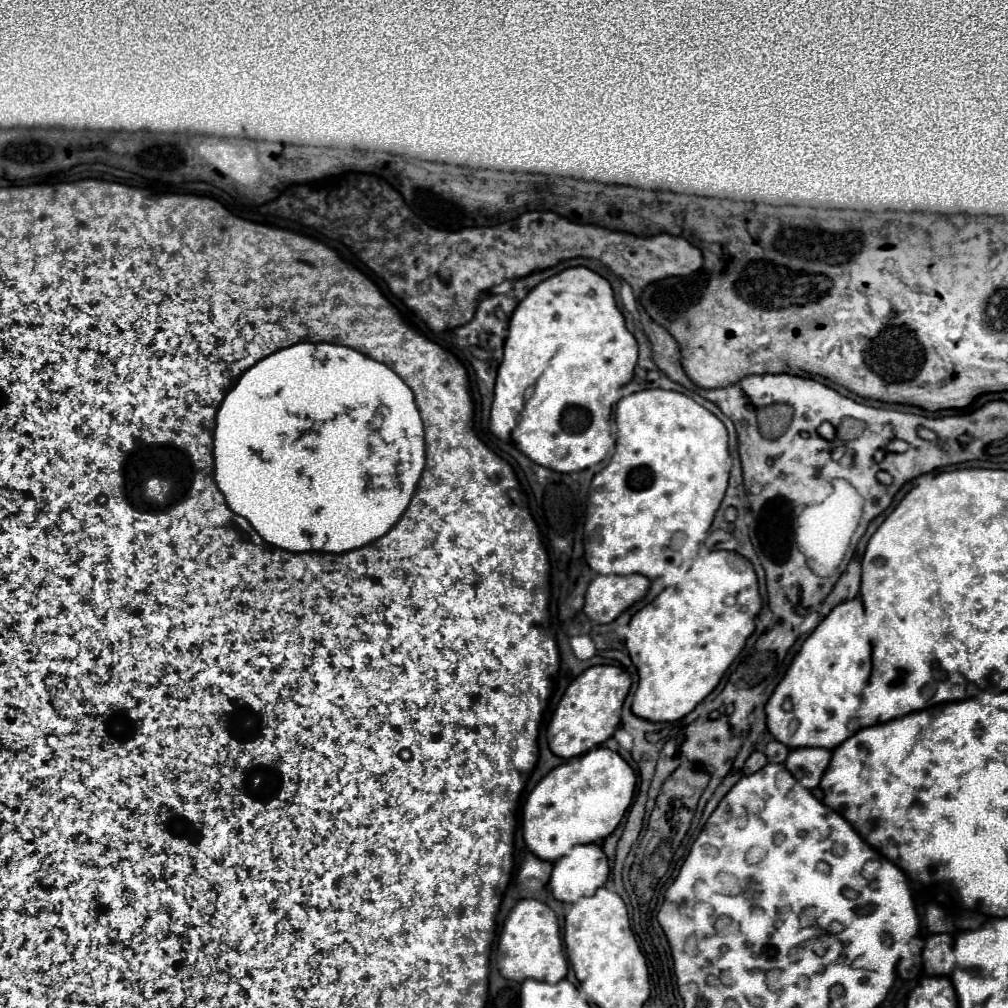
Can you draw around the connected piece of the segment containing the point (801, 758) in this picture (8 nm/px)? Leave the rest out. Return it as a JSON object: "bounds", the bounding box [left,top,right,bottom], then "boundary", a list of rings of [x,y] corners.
{"bounds":[785,747,831,789],"boundary":[[[801,747],[793,749],[785,761],[785,767],[791,771],[791,775],[807,789],[813,789],[819,785],[823,771],[827,769],[831,761],[831,751],[823,747]]]}

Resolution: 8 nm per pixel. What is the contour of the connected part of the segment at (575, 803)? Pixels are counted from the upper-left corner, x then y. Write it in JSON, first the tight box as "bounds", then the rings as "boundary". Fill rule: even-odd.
{"bounds":[523,747,637,861],"boundary":[[[597,747],[591,749],[585,755],[579,755],[559,767],[555,767],[553,771],[549,771],[531,791],[531,795],[525,801],[523,807],[523,837],[527,847],[545,861],[555,861],[563,855],[567,855],[569,847],[577,845],[577,843],[601,843],[607,835],[611,835],[615,831],[615,827],[619,825],[619,821],[623,819],[627,807],[633,803],[637,785],[637,777],[635,772],[627,761],[607,749],[607,747]]]}

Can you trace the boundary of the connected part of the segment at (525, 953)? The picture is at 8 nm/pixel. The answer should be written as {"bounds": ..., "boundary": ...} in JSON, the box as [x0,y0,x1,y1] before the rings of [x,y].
{"bounds":[497,899,567,983],"boundary":[[[523,899],[511,909],[509,917],[505,919],[503,931],[499,935],[497,965],[501,975],[511,981],[537,979],[537,981],[557,983],[565,979],[567,959],[561,945],[557,917],[549,905],[537,899]]]}

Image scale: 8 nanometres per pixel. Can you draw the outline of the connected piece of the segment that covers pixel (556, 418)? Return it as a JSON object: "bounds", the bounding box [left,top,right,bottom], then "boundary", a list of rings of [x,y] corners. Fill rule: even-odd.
{"bounds":[489,267,637,473],"boundary":[[[587,267],[565,269],[559,275],[553,275],[553,277],[545,279],[545,281],[541,281],[535,289],[529,291],[529,295],[513,311],[511,321],[509,321],[509,333],[507,333],[504,341],[503,354],[503,361],[501,361],[501,365],[497,369],[495,380],[491,423],[489,423],[491,433],[497,435],[501,441],[511,441],[521,453],[525,453],[537,465],[549,467],[549,469],[553,469],[557,473],[583,471],[583,469],[603,461],[607,451],[615,445],[615,421],[613,421],[613,417],[615,417],[615,406],[619,401],[619,389],[633,379],[633,369],[635,369],[635,363],[637,363],[637,341],[625,327],[625,319],[623,319],[623,315],[621,315],[621,311],[619,311],[619,307],[615,303],[613,289],[611,289],[609,281],[603,279],[601,275],[597,275],[595,271],[587,269]]]}

